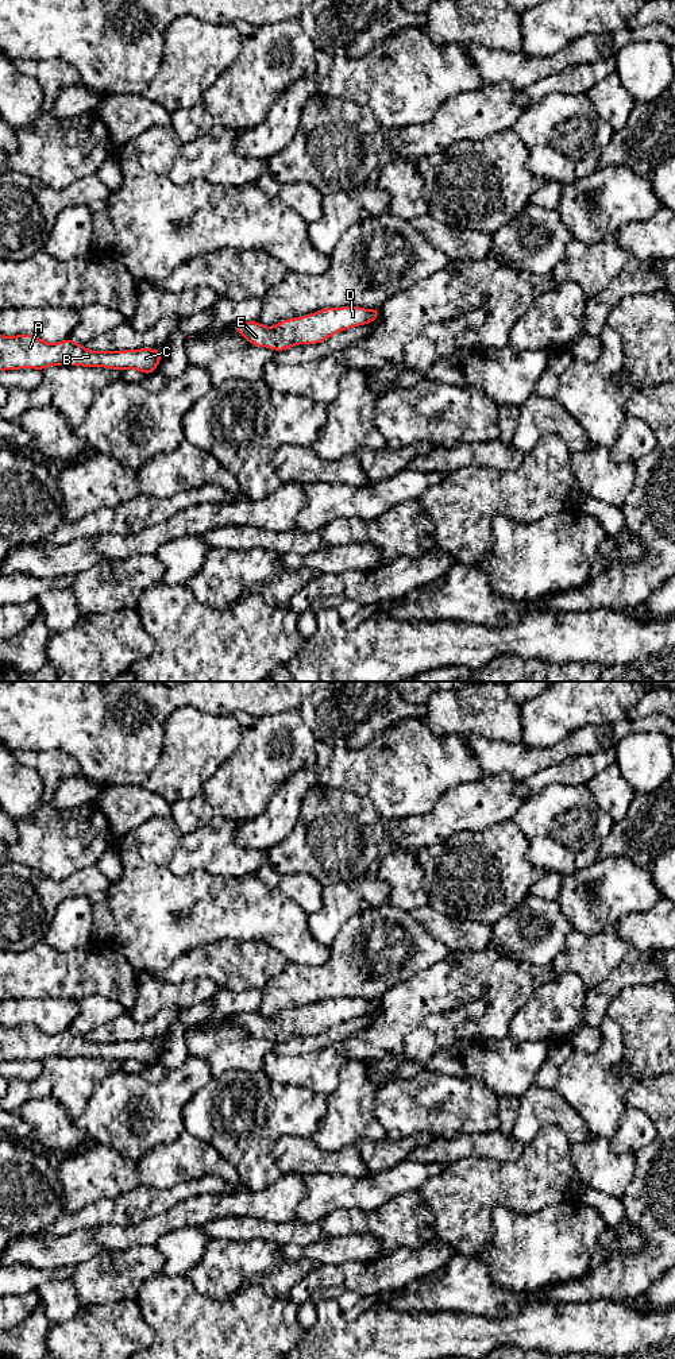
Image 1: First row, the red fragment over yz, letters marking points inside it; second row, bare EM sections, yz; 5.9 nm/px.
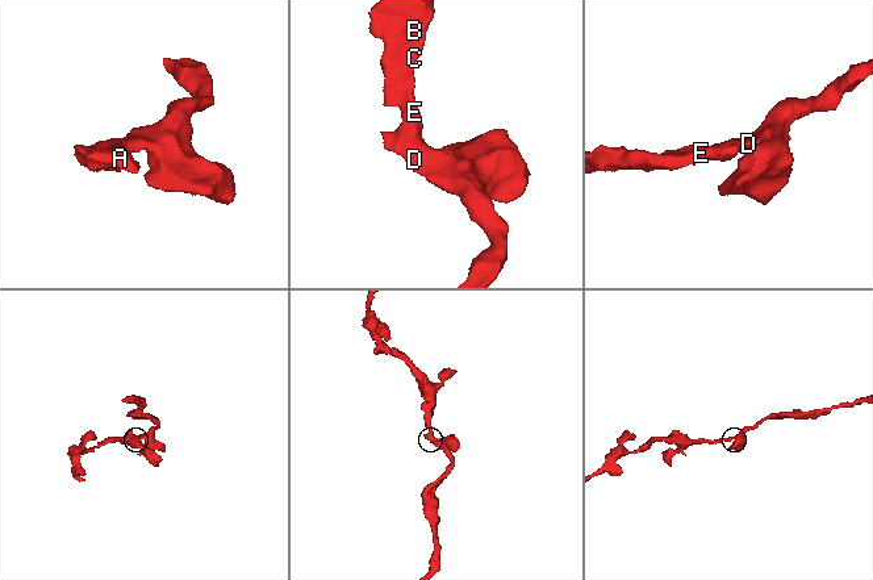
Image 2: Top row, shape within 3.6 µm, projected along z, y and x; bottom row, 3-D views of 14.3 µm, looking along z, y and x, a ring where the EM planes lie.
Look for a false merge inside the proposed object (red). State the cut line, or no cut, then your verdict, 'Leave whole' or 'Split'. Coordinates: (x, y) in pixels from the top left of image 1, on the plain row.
No split. Leave whole

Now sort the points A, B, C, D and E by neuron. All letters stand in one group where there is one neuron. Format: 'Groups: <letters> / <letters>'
Groups: A B C D E

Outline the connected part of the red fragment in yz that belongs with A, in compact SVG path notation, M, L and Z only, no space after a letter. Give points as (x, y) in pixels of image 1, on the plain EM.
M0 1026L0 1062L50 1057L104 1058L119 1062L135 1059L151 1066L162 1050L162 1043L153 1039L124 1042L89 1042L70 1028L49 1035L35 1026Z

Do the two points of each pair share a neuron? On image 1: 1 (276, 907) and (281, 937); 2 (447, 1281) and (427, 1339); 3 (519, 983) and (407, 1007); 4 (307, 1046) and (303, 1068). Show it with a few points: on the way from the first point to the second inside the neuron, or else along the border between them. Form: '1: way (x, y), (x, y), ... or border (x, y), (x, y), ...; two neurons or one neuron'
1: way (276, 914), (281, 930); one neuron
2: border (407, 1311), (469, 1313); two neurons
3: way (490, 983), (448, 983), (435, 991); one neuron
4: border (336, 1047), (285, 1056); two neurons

